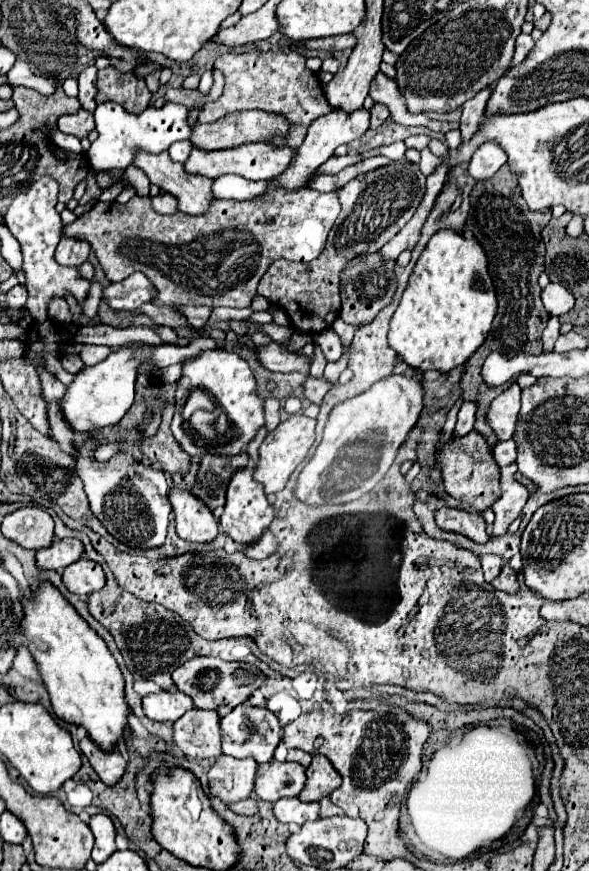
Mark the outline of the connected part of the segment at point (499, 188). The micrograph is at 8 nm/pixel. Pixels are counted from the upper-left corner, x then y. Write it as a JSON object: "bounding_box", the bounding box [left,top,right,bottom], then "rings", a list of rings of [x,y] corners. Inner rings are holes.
{"bounding_box":[462,169,552,445],"rings":[[[500,169],[492,179],[486,179],[484,183],[476,181],[472,195],[470,195],[470,213],[468,213],[468,223],[466,229],[472,231],[472,235],[482,243],[488,255],[488,269],[496,287],[496,297],[498,297],[498,313],[492,323],[492,331],[488,339],[476,349],[476,353],[468,359],[462,371],[462,389],[464,389],[464,399],[466,401],[476,401],[478,399],[478,419],[474,429],[482,433],[488,443],[492,445],[496,435],[492,427],[488,425],[488,407],[502,387],[488,387],[482,379],[482,363],[488,357],[488,353],[500,353],[500,355],[518,355],[518,353],[530,353],[530,355],[540,355],[542,353],[542,331],[550,319],[546,313],[542,299],[540,299],[540,285],[538,285],[538,275],[544,271],[544,255],[546,247],[542,241],[542,229],[548,225],[552,217],[550,209],[544,211],[530,211],[522,199],[518,179],[510,169]]]}

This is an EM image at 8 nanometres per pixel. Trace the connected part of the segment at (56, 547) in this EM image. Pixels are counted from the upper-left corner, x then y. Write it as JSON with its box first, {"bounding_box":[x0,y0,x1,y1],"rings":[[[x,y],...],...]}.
{"bounding_box":[36,539,84,571],"rings":[[[62,539],[52,543],[46,549],[40,549],[36,553],[38,567],[42,569],[56,569],[62,571],[68,565],[76,563],[84,555],[84,545],[80,539]]]}

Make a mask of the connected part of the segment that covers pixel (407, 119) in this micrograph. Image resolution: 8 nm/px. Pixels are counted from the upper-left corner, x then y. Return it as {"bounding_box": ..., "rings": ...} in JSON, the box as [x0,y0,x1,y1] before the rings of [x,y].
{"bounding_box":[370,71,460,133],"rings":[[[378,71],[376,79],[372,79],[372,83],[370,83],[370,97],[376,103],[384,103],[390,109],[392,121],[396,121],[400,125],[424,125],[432,131],[442,131],[442,133],[448,133],[450,129],[458,129],[458,125],[460,125],[460,123],[448,123],[448,121],[444,121],[444,123],[434,121],[434,119],[428,119],[424,113],[418,113],[418,115],[408,113],[404,97],[396,87],[396,81],[386,77],[382,71]]]}

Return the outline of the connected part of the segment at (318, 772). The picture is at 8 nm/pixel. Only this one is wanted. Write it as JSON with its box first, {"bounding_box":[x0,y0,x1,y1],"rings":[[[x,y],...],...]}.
{"bounding_box":[298,753,342,801],"rings":[[[316,753],[310,767],[306,769],[306,787],[298,795],[304,801],[320,801],[322,797],[330,795],[336,787],[340,787],[342,779],[340,773],[334,771],[330,759],[326,755]]]}

